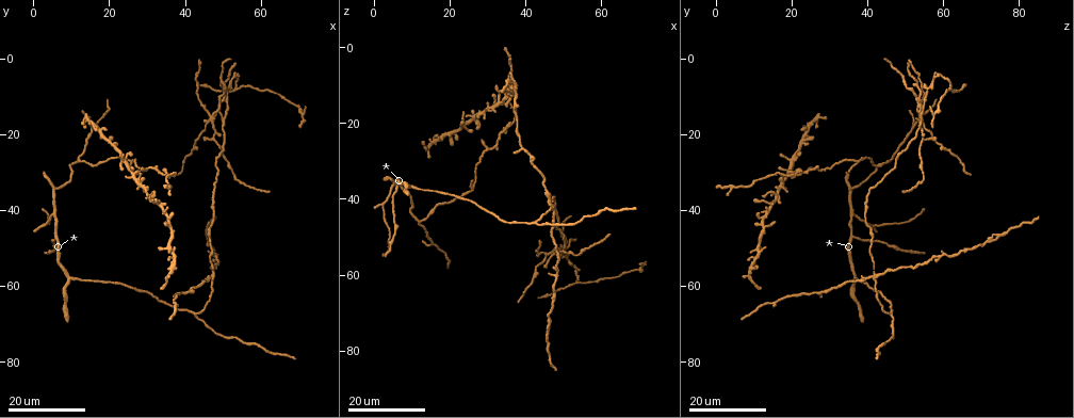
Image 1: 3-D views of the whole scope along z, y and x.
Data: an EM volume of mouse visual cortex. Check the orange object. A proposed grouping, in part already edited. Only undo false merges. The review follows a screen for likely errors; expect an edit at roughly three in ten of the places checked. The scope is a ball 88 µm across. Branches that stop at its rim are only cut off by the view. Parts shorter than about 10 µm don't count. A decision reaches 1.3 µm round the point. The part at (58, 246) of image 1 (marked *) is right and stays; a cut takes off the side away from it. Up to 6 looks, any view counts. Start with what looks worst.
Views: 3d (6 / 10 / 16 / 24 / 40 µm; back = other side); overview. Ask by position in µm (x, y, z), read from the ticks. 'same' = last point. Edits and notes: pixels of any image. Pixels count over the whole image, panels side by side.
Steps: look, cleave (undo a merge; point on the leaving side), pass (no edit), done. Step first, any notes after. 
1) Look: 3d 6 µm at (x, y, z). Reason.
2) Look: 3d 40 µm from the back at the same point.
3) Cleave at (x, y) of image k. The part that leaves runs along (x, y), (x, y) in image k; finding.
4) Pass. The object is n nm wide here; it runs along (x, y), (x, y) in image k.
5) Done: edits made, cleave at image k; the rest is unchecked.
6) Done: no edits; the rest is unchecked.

Look: 3d 24 µm at (5.5, 41.5, 36.0). Arms part here.

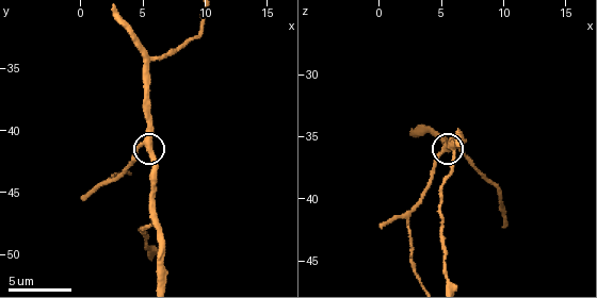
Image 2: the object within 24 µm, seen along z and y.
Look: 3d 6 µm at (5.2, 41.0, 36.4). Zoom in.

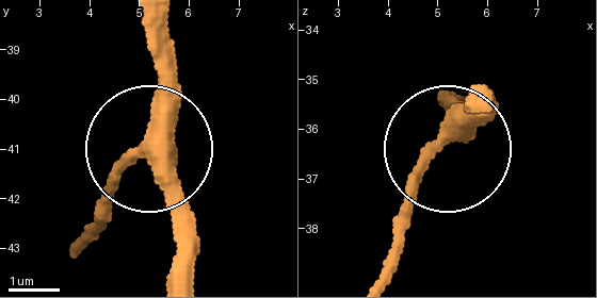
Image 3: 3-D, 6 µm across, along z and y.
Pass. It runs along (482, 108), (444, 146), (397, 231) in image 3; continuous, no second neuron.

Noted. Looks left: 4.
Look: 3d 24 µm at (29.5, 29.5, 26.5). Branch point.

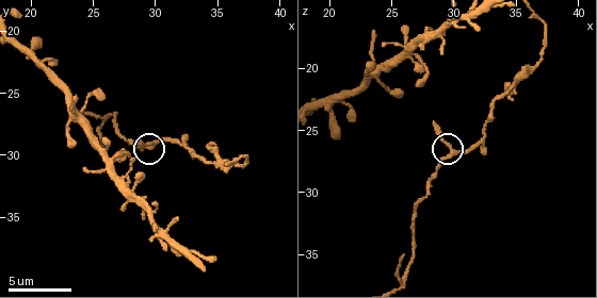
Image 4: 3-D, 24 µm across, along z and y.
Look: 3d 10 µm at (30.0, 29.0, 26.6). Zoom in.

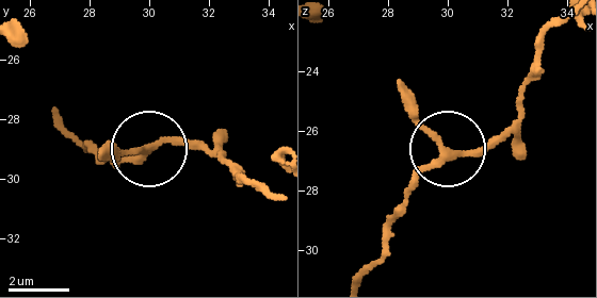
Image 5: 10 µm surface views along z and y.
Pass. 3 arms meet here; it runs along (59, 116), (89, 149), (125, 162), (155, 146), (221, 146) in image 5; all the same neuron.

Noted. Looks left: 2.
Look: 3d 24 µm at (42.0, 67.5, 46.0). Small branch off a trunk.

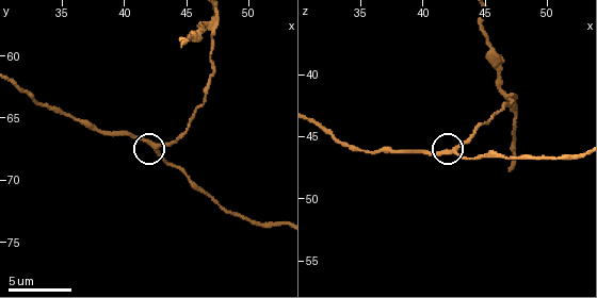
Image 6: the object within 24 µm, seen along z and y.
Look: 3d 6 µm at (42.4, 67.4, 46.0).

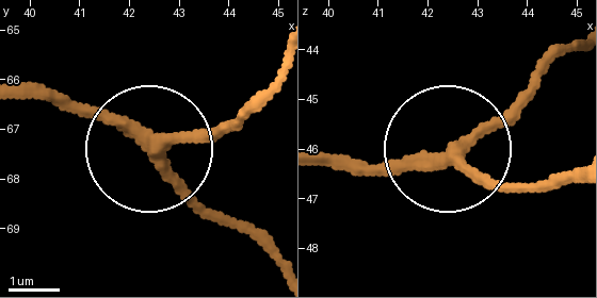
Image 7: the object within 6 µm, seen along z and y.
Pass. The side arm is 33 µm long; it runs along (27, 81), (141, 132), (239, 230) in image 7; all the same neuron.

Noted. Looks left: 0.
Done: no edits; the rest is unchecked.

